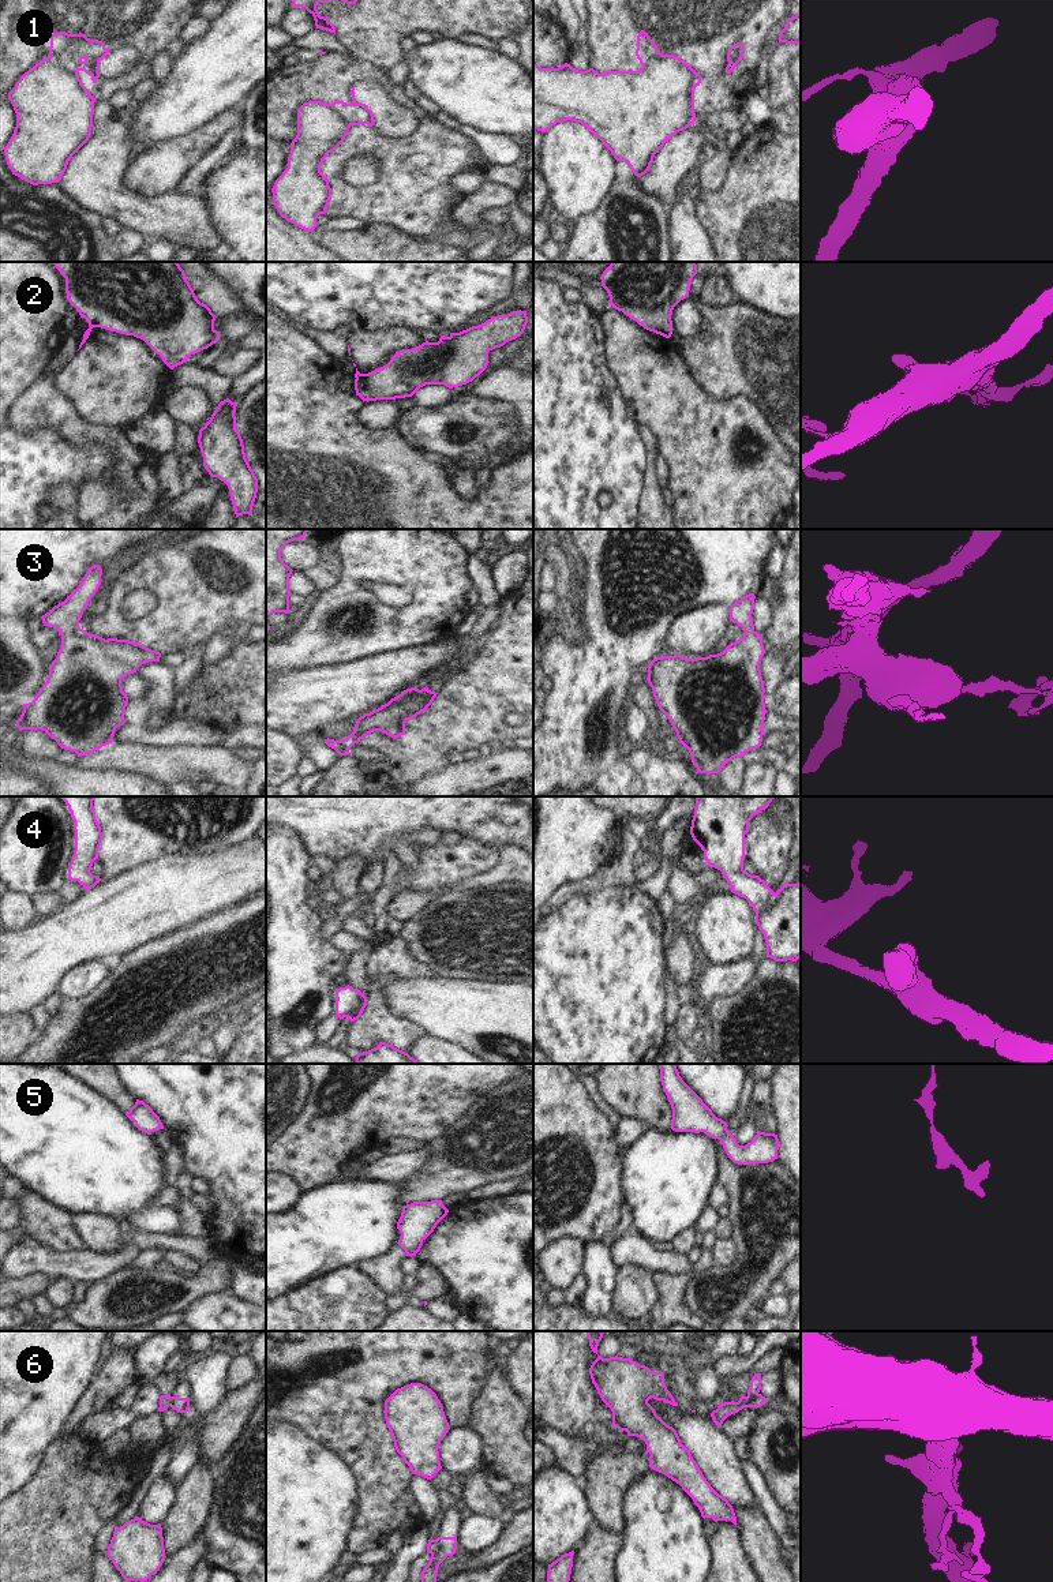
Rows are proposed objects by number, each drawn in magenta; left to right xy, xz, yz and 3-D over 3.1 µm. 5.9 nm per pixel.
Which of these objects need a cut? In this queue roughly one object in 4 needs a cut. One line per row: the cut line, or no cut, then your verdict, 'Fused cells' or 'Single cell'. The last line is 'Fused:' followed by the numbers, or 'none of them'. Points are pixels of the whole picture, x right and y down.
1: Split along xy (49, 55), (77, 74). Fused cells
2: Split along xz (367, 375), (356, 378). Fused cells
3: No split. Single cell
4: No split. Single cell
5: No split. Single cell
6: Split along xz (437, 1539), (437, 1549), (431, 1555). Fused cells
Fused: 1, 2, 6

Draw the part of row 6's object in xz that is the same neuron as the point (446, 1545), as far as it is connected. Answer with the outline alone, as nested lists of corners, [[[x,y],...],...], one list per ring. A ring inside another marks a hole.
[[[457,1536],[454,1537],[438,1537],[438,1551],[431,1555],[428,1564],[421,1571],[421,1582],[436,1582],[436,1574],[439,1564],[447,1557],[456,1553]]]

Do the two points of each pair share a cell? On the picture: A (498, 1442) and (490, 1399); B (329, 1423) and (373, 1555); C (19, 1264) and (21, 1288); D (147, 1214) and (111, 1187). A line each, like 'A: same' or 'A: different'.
A: same
B: different
C: different
D: different

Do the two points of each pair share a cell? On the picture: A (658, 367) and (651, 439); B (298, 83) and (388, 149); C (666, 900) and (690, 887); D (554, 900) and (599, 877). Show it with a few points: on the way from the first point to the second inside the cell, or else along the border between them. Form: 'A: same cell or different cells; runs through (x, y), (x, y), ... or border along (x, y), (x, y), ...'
A: different cells; border along (640, 424), (647, 424), (652, 430), (658, 452)
B: same cell; runs through (322, 83), (362, 120), (363, 128)
C: different cells; border along (669, 891), (679, 902), (699, 899), (701, 902)
D: same cell; runs through (565, 891), (588, 884)

